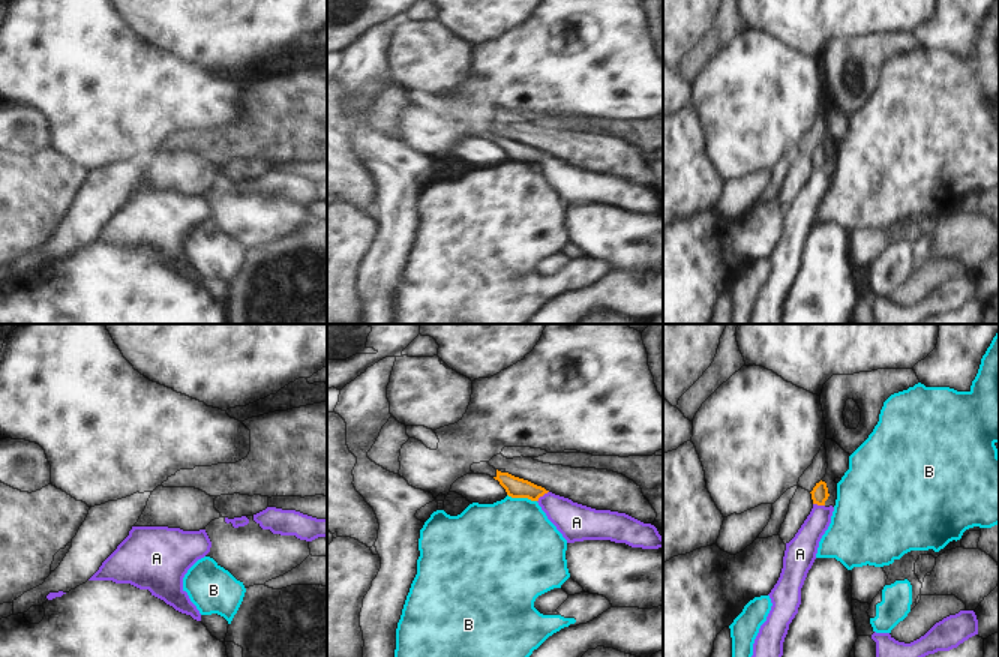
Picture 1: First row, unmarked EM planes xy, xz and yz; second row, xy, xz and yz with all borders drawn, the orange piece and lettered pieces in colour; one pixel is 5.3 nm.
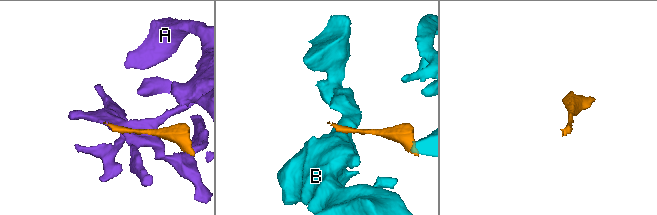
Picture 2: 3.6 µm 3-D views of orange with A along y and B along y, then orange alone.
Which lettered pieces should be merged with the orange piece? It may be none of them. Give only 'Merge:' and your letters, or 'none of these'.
Merge: none of these

